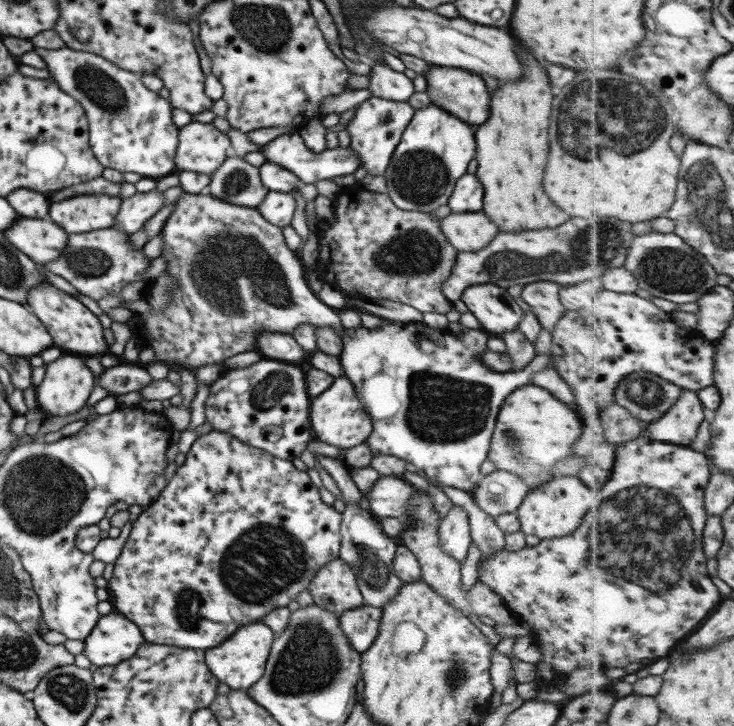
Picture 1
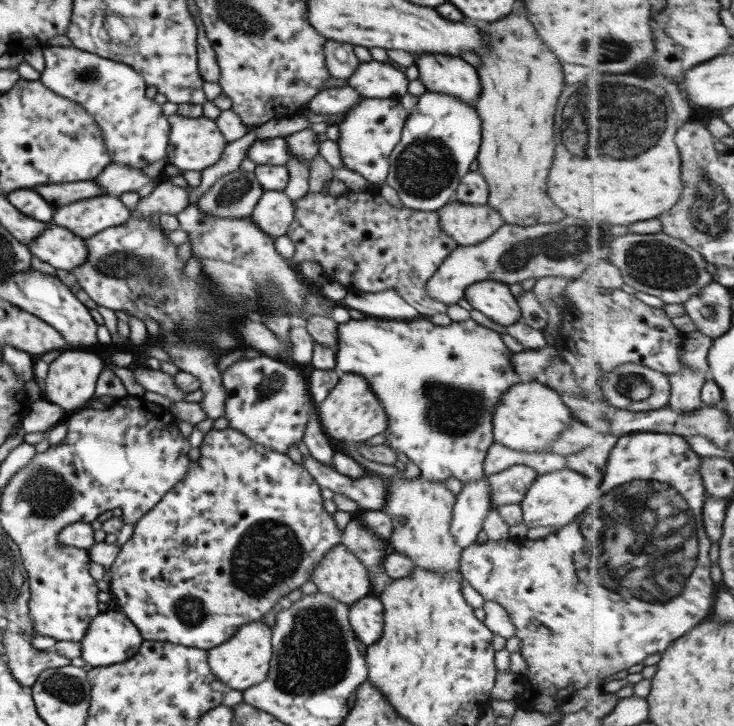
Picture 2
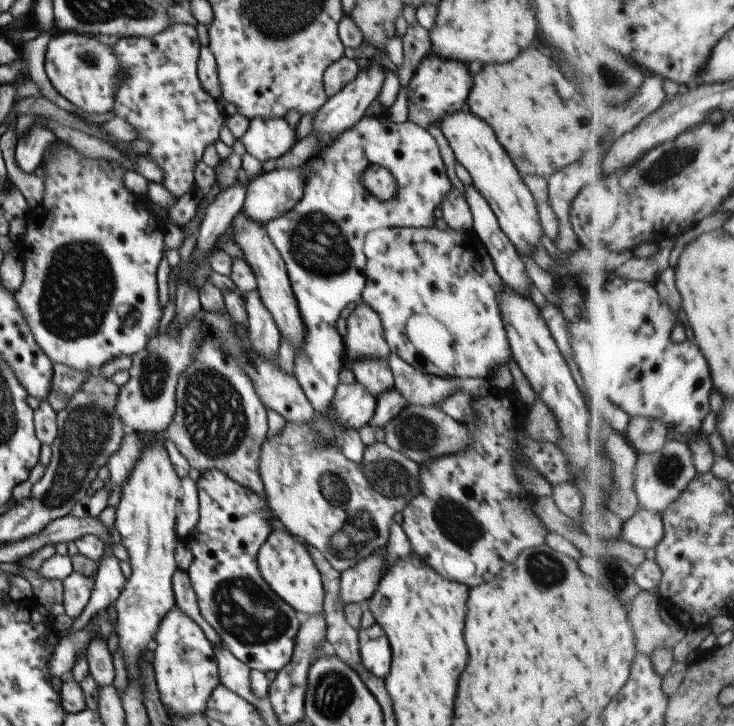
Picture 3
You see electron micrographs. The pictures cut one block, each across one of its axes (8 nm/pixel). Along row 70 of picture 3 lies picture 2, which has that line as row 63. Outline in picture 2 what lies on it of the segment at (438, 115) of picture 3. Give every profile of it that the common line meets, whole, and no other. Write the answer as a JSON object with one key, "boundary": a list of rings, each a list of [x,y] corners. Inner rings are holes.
{"boundary":[[[413,53],[412,56],[419,72],[418,78],[426,91],[473,105],[471,100],[479,94],[479,80],[471,64],[455,56],[423,53]]]}

